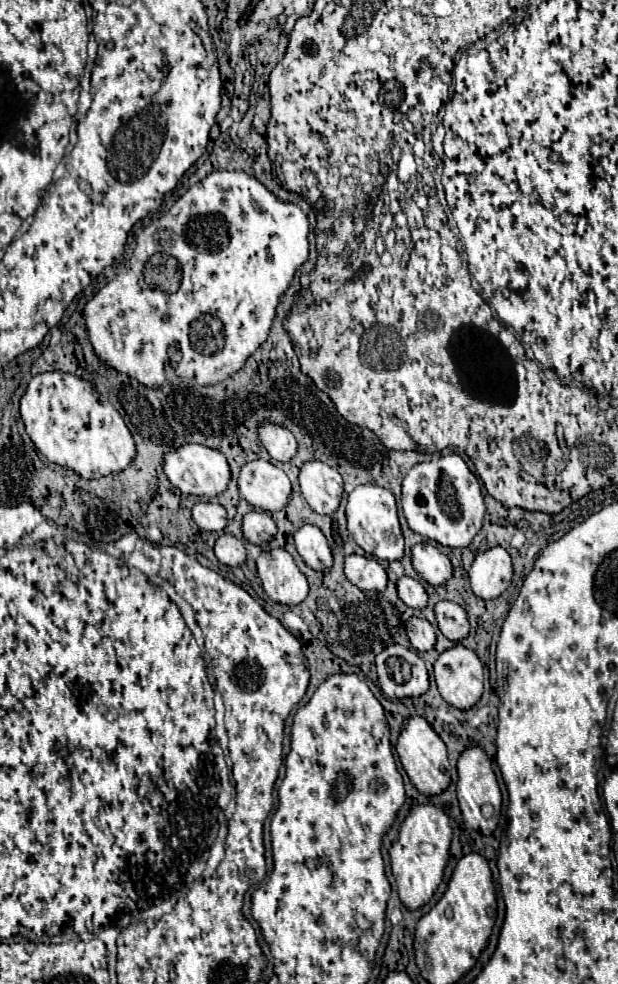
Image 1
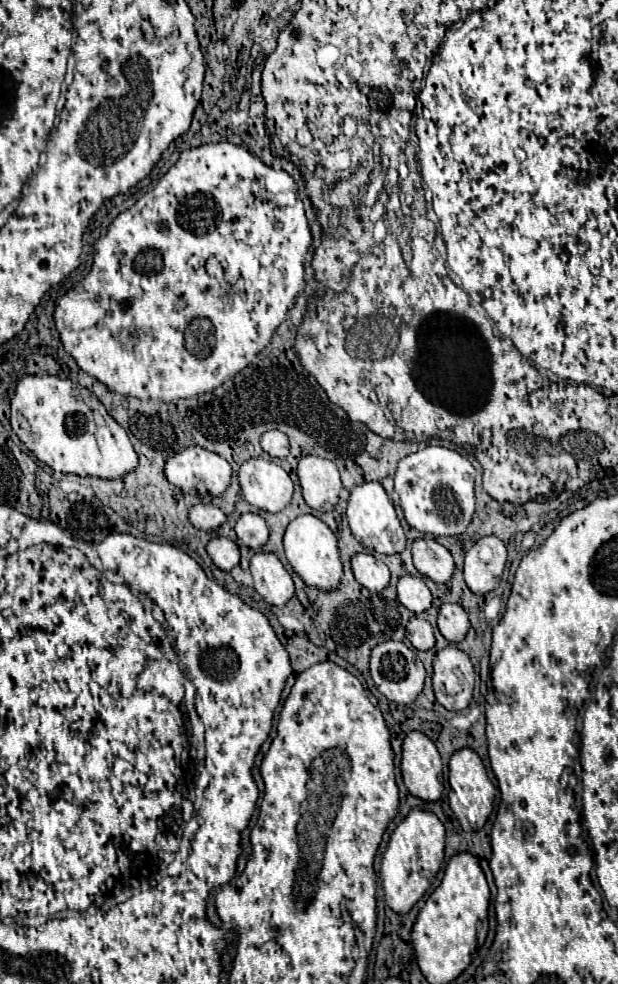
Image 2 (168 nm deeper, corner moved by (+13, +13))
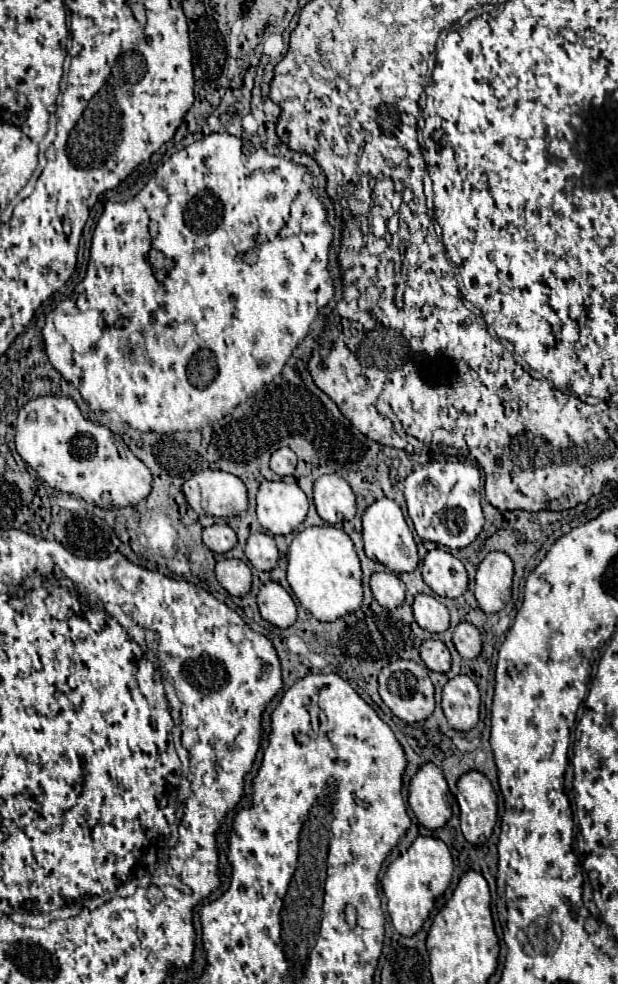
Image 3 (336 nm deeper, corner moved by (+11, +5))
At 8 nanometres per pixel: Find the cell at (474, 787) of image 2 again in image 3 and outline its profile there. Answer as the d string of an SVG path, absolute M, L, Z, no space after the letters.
M467 772L457 782L461 806L461 830L467 842L481 846L493 834L497 822L497 794L481 772Z

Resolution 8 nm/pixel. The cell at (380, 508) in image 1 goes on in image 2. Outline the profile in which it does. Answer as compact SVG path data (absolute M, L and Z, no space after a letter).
M361 482L349 490L347 520L355 540L375 554L397 554L405 548L405 534L397 520L395 508L379 482Z

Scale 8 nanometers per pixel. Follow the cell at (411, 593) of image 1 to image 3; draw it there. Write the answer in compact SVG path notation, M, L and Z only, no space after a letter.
M419 594L415 596L415 602L413 602L413 614L415 614L415 620L421 628L433 632L433 634L439 634L439 632L445 632L449 628L449 610L447 606L435 598L435 596L427 596L427 594Z

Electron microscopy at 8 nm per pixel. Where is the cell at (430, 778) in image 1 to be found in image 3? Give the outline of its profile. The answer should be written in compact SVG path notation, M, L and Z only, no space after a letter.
M435 764L421 766L413 776L409 806L427 830L437 830L451 818L451 792L443 772Z

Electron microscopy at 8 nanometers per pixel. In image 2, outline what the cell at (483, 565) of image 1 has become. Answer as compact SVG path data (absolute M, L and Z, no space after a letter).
M497 536L479 538L465 554L463 578L473 594L497 588L507 562L507 548Z

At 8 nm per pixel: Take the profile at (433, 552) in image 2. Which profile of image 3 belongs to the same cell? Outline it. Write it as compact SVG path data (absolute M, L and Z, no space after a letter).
M431 550L423 560L425 584L443 598L459 598L467 590L467 570L461 560L445 550Z

